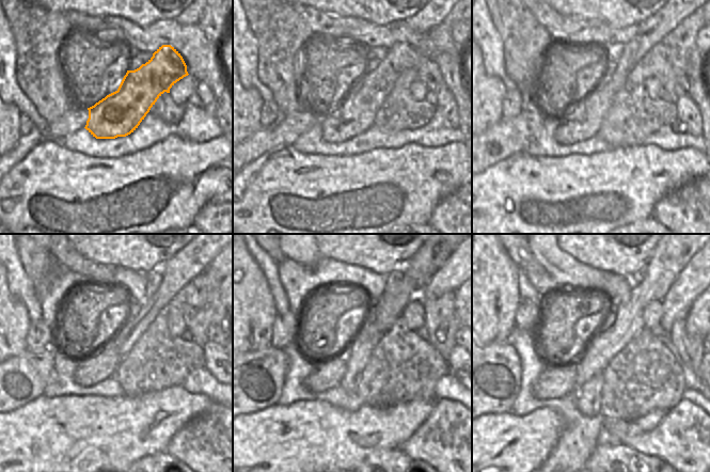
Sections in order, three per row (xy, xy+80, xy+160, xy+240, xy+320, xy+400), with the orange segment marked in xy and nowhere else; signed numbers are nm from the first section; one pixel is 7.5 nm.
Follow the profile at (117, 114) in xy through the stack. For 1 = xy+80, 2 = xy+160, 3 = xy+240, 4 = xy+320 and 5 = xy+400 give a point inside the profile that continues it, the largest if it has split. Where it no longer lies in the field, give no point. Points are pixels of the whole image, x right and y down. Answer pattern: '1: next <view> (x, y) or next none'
1: next xy+80 (354, 114)
2: next xy+160 (584, 125)
3: next xy+240 (96, 367)
4: next xy+320 (328, 374)
5: next xy+400 (555, 381)

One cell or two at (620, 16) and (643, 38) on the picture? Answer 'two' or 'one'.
two

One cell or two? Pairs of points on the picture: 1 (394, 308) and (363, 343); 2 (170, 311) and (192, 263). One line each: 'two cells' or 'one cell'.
1: two cells
2: two cells

